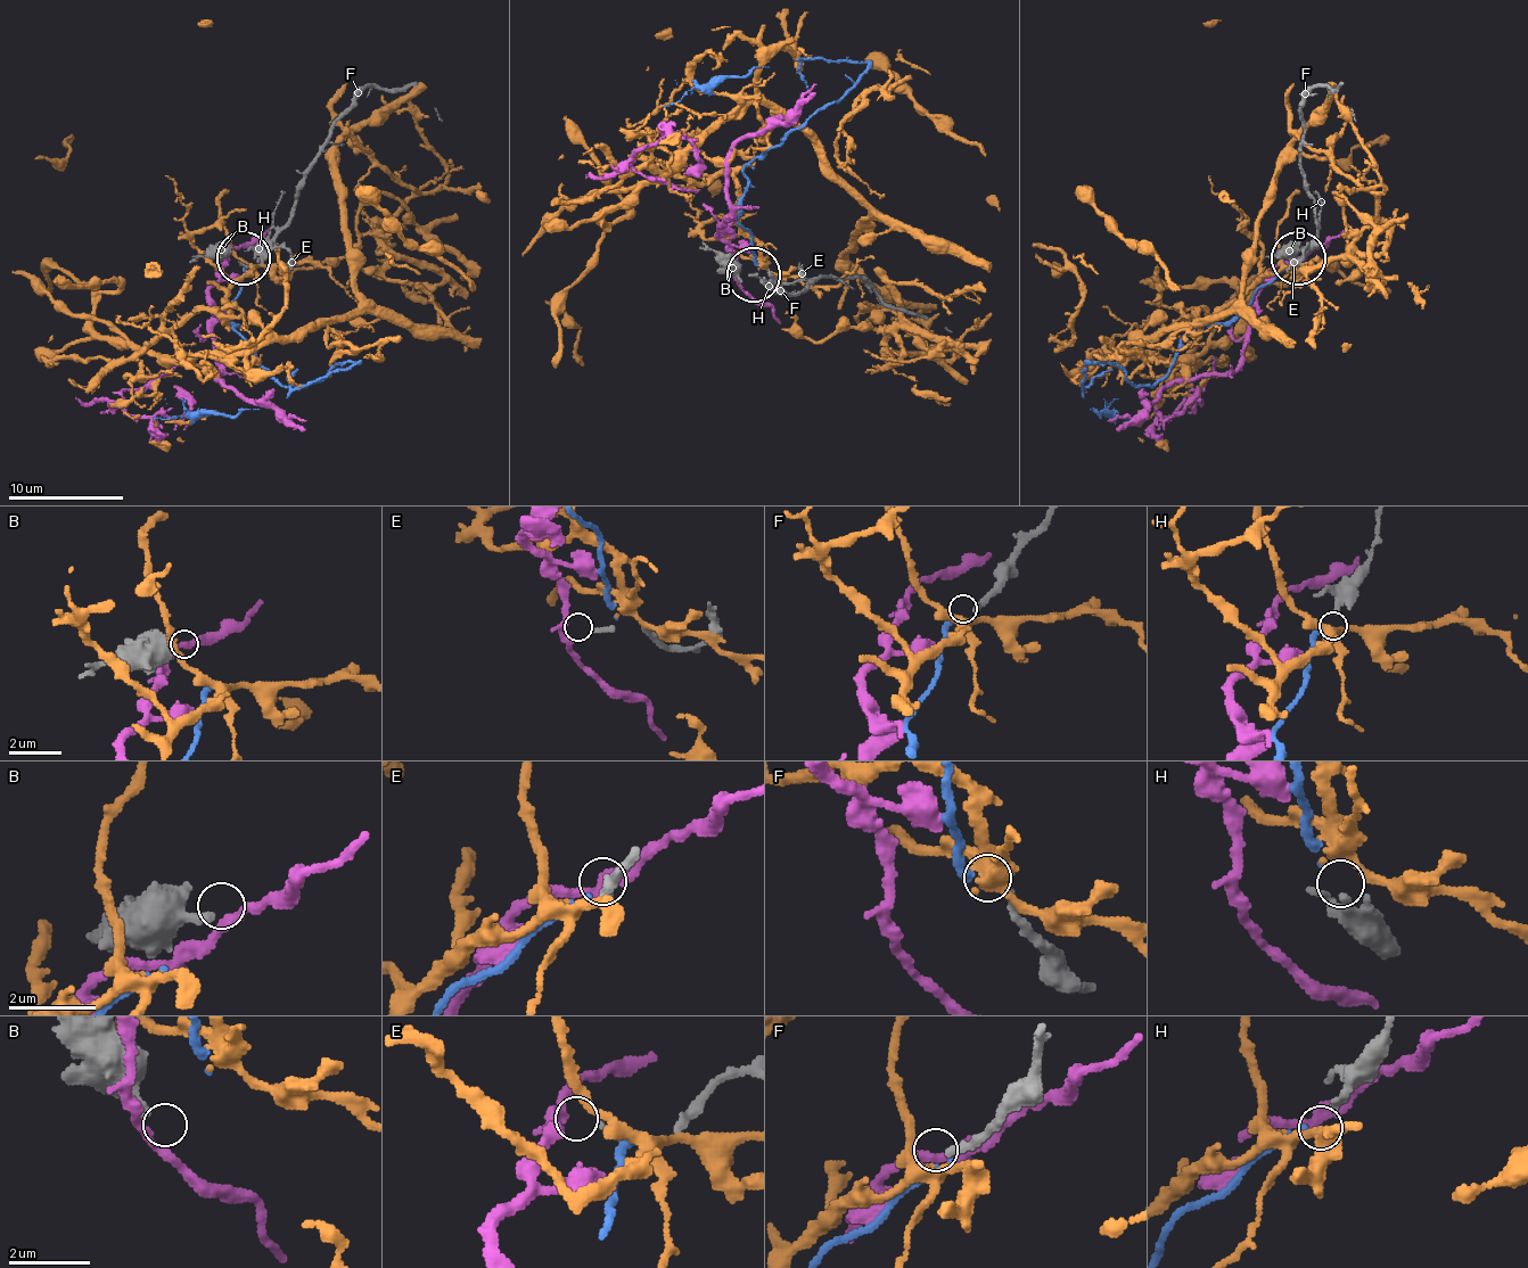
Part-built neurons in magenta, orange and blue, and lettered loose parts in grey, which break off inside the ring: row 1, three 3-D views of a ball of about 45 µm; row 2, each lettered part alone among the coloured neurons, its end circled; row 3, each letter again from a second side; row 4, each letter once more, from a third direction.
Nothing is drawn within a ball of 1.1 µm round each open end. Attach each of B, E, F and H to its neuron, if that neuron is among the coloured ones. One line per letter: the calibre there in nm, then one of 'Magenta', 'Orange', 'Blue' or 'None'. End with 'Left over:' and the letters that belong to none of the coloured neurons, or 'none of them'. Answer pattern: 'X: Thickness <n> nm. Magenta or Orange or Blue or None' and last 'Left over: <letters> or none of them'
B: Thickness 240 nm. None
E: Thickness 180 nm. Magenta
F: Thickness 190 nm. None
H: Thickness 200 nm. Blue
Left over: B, F

